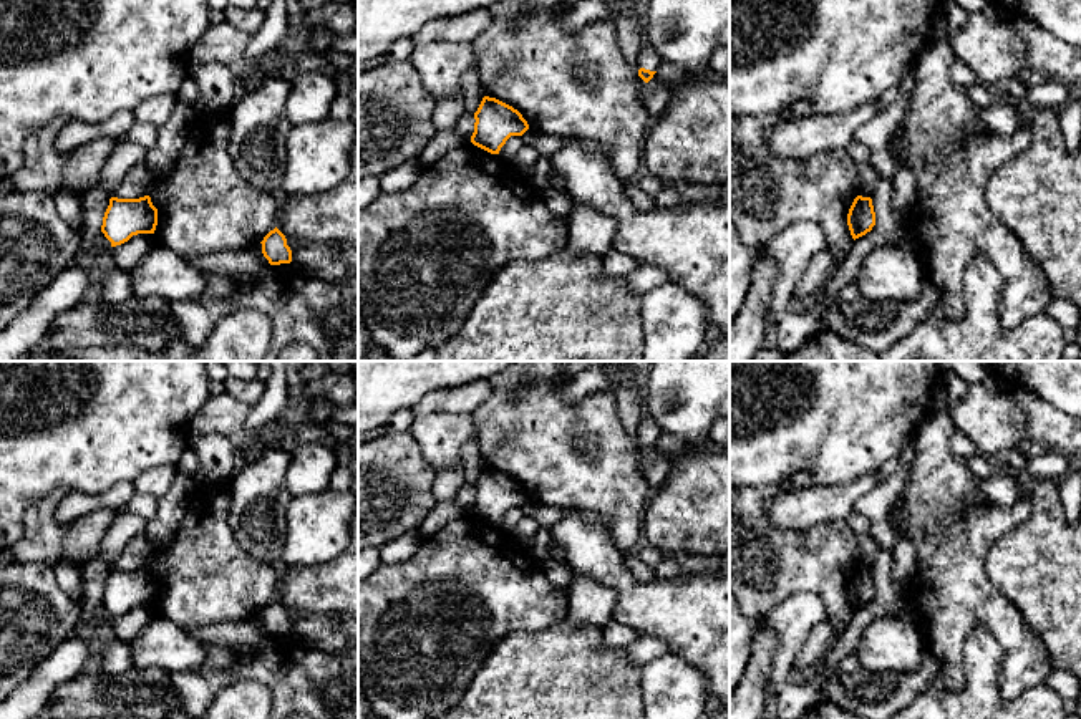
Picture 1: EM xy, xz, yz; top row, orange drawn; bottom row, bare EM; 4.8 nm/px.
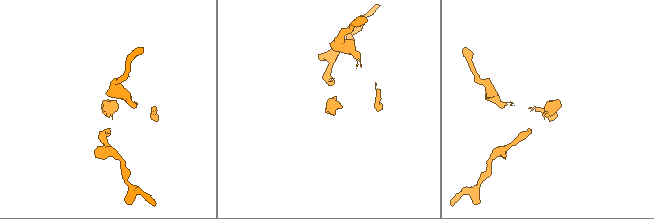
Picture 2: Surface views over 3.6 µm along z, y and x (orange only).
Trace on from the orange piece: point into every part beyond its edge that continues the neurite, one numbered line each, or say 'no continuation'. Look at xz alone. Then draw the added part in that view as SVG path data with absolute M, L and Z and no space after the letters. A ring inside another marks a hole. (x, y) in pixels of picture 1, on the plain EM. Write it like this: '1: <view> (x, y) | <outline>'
1: xz (650, 431) | M643 409L643 422L642 422L642 429L640 429L640 439L657 442L660 432L662 431L658 427L658 424L655 422L655 419L650 416L650 413L647 413Z

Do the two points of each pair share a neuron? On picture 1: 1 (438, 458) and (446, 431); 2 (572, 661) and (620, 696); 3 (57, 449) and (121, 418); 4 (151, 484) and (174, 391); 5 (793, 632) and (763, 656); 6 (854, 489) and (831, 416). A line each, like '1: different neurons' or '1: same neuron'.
1: same neuron
2: same neuron
3: same neuron
4: different neurons
5: different neurons
6: different neurons

